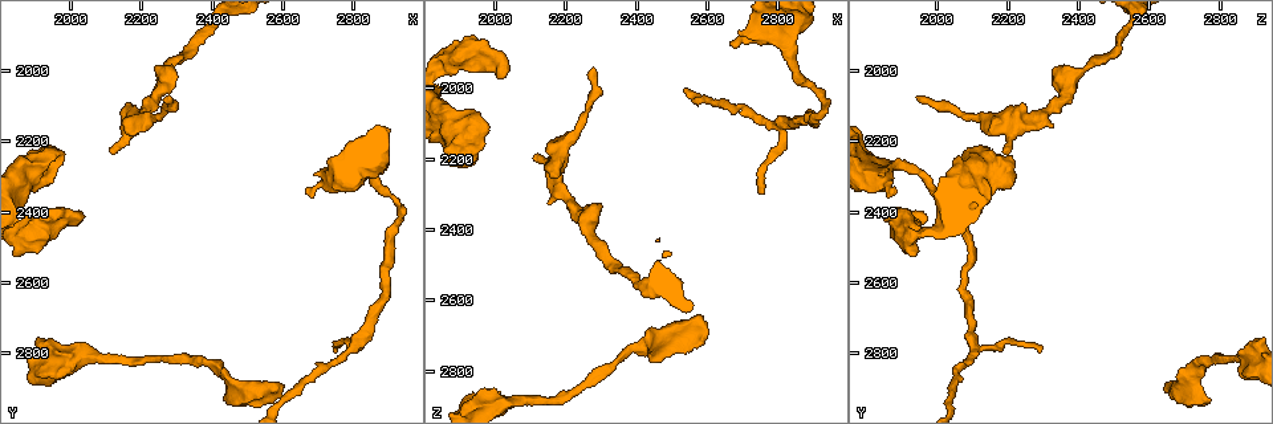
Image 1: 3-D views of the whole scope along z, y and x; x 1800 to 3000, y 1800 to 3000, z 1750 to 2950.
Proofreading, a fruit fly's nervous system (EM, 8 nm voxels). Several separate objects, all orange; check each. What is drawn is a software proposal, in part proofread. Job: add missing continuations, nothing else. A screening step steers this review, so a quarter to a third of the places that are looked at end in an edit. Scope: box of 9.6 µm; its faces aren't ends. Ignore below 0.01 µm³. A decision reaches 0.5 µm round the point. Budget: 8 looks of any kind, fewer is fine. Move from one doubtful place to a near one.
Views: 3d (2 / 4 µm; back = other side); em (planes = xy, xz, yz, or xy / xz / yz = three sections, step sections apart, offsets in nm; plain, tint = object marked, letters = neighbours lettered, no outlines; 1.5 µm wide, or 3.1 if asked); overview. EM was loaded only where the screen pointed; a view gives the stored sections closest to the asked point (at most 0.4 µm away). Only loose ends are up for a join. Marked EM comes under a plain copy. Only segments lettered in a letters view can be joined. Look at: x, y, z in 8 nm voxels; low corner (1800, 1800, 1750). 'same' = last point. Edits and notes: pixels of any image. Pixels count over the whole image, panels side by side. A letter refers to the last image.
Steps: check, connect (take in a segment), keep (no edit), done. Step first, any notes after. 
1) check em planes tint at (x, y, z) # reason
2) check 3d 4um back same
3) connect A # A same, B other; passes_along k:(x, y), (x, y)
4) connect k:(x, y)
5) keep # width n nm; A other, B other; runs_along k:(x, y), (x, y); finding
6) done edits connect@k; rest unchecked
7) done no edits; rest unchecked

check 3d 4um at (2040, 2430, 1960) # branch stops here

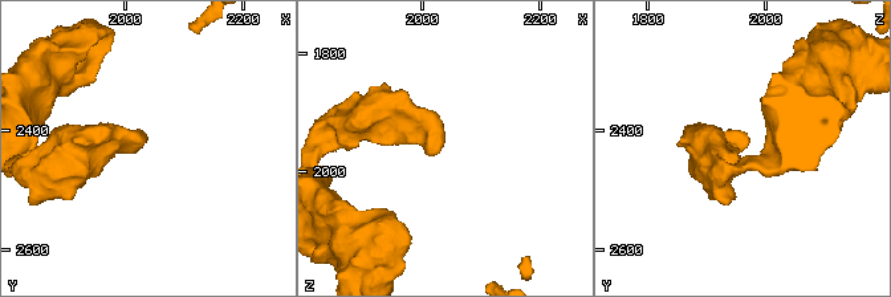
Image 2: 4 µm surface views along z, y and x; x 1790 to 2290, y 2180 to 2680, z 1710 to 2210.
check em yz step 4 letters at (2025, 2420, 1960)

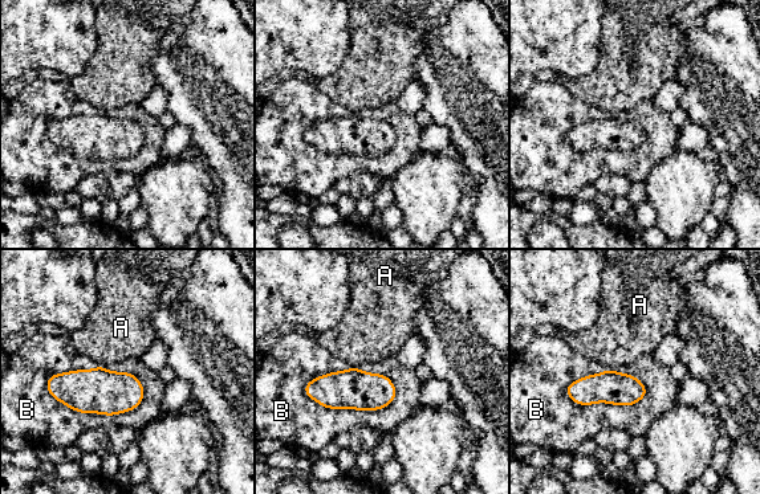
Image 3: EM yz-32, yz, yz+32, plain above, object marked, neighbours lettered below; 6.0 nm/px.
check em planes letters same # another direction

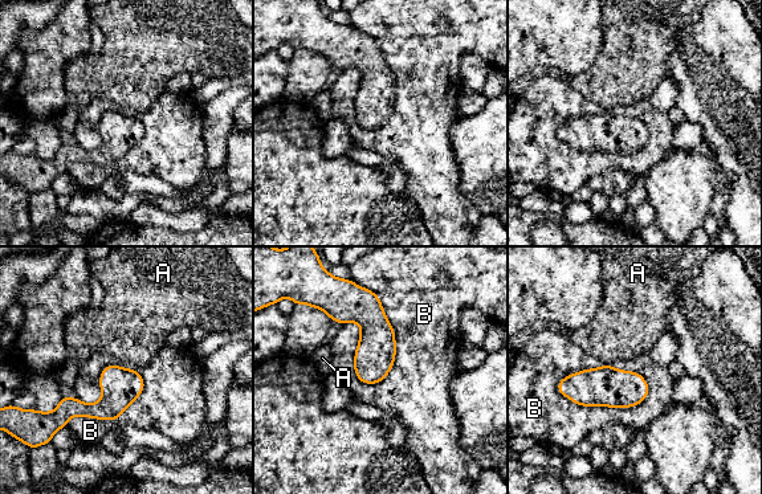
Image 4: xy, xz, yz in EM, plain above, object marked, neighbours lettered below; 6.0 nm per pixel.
keep # A other, B other; border 4:(555, 384), (582, 405), (650, 392); no lettered segment goes on from it

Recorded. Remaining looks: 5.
check 3d 4um at (1970, 2230, 2090)

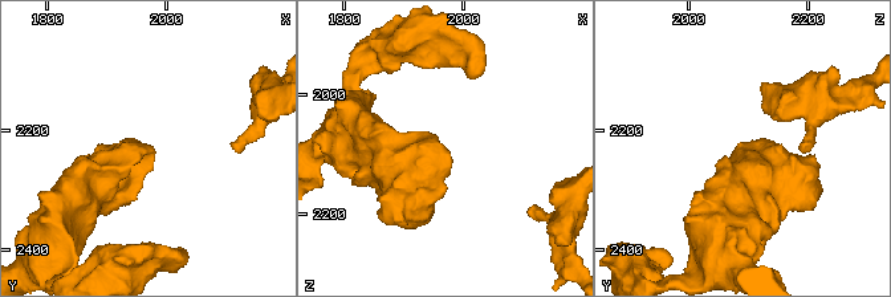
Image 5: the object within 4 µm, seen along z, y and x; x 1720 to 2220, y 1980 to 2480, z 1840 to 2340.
check em xy step 8 letters at (1965, 2225, 2085)

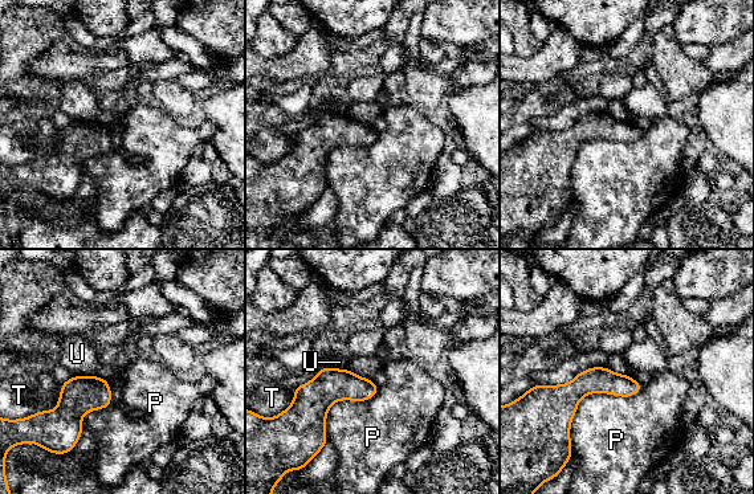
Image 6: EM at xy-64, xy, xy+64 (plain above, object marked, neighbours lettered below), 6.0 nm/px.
check em yz step 8 letters same

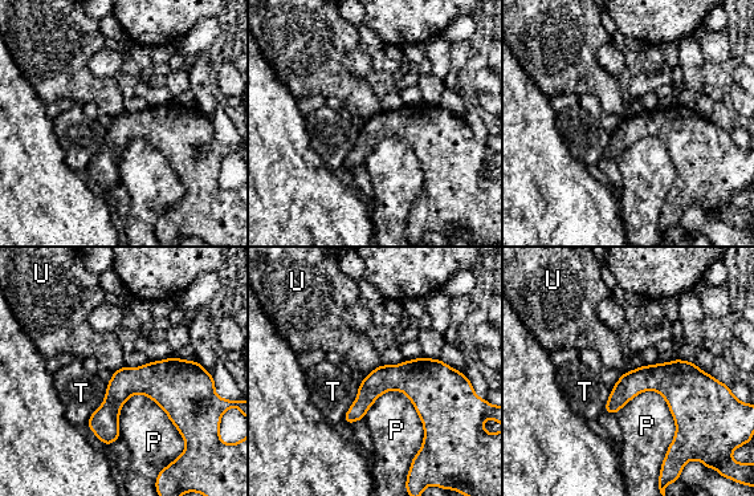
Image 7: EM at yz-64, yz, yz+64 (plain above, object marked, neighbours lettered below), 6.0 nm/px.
keep # P other, T other, U other; border 7:(643, 390), (675, 422), (664, 458); no lettered segment goes on from it

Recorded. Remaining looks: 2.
check em planes letters at (2750, 2790, 2290) # free end

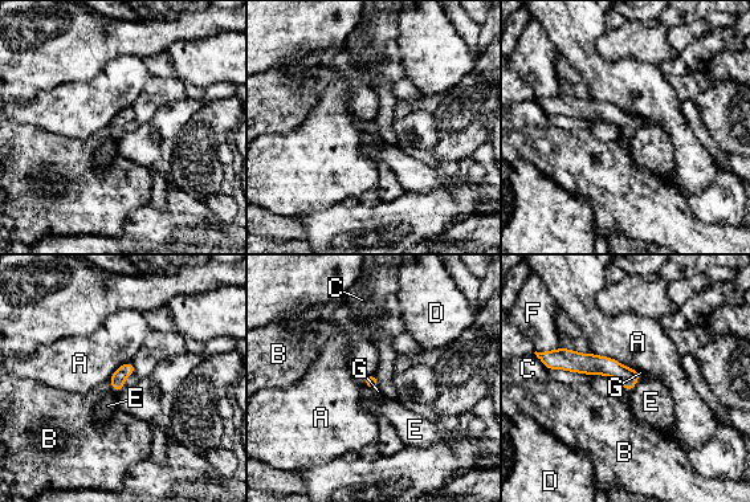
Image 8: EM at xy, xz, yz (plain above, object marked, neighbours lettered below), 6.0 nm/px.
connect G # width 80 nm; longest_contact A 300 nm; A other, B other, C other, D other, E other, F other, G same; it goes on there

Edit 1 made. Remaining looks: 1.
done edits connect@8; rest unchecked

